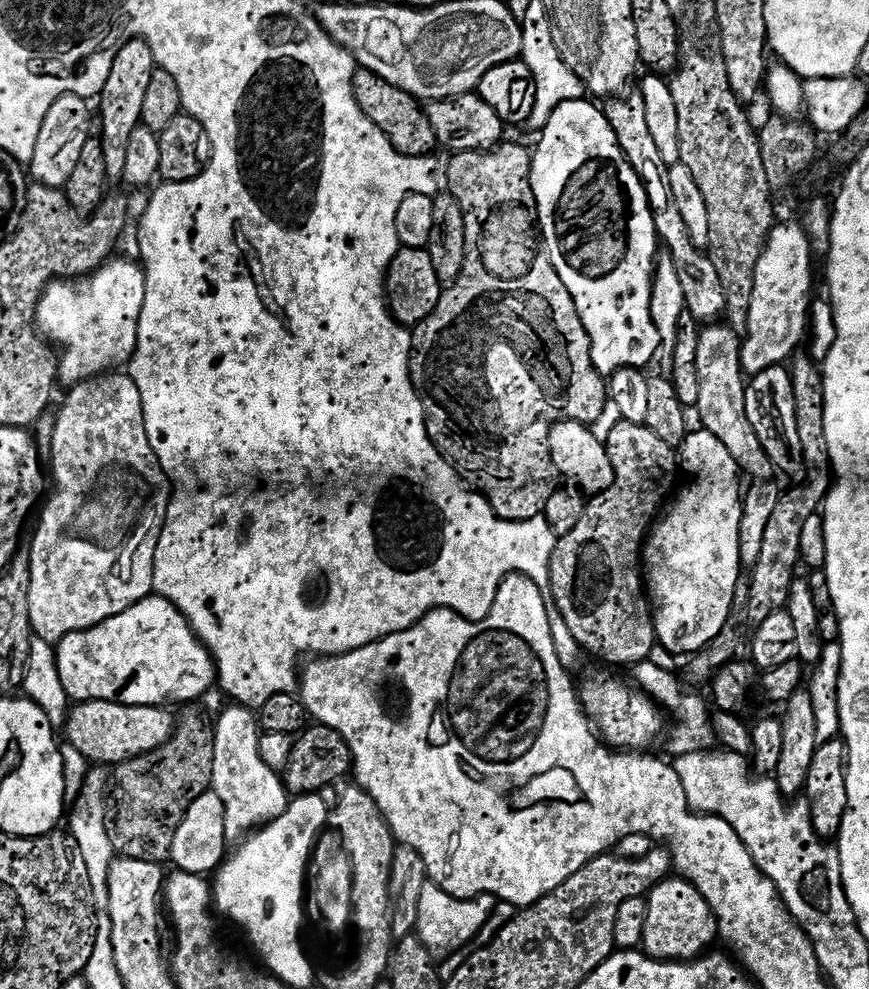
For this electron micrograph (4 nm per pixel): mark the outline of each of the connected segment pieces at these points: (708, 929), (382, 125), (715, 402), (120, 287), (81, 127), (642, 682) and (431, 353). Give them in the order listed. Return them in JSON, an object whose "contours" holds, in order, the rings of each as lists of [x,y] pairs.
{"contours":[[[[669,878],[654,886],[646,897],[646,934],[644,935],[643,951],[654,960],[665,962],[687,962],[697,959],[709,951],[712,943],[717,943],[718,929],[716,915],[710,910],[706,898],[698,894],[698,890],[689,880]]],[[[361,67],[356,69],[352,89],[362,114],[366,114],[366,118],[370,118],[370,122],[374,122],[382,134],[386,134],[394,150],[407,156],[430,156],[437,151],[434,126],[430,126],[425,105],[415,96],[406,94],[406,90],[398,90],[398,86],[390,86],[386,78],[378,78],[378,74]]],[[[712,322],[701,327],[698,338],[698,402],[694,408],[700,411],[703,431],[714,434],[714,438],[730,450],[740,468],[743,480],[738,550],[741,565],[751,570],[761,554],[766,525],[774,514],[774,506],[778,506],[782,487],[779,479],[772,480],[776,472],[774,462],[770,462],[766,450],[762,450],[762,442],[758,442],[758,434],[754,434],[754,426],[750,426],[750,418],[746,418],[746,376],[740,357],[741,343],[741,333],[729,328],[727,323]]],[[[113,258],[90,276],[85,276],[77,282],[53,282],[44,292],[40,305],[36,308],[36,324],[45,337],[48,335],[54,343],[64,344],[64,353],[58,356],[58,380],[61,385],[81,384],[84,380],[92,380],[96,376],[123,369],[131,361],[138,342],[142,302],[146,298],[143,267],[133,260]]],[[[66,94],[46,110],[42,130],[38,134],[38,143],[34,146],[34,158],[30,165],[30,176],[35,183],[51,188],[63,189],[74,174],[78,158],[86,147],[89,136],[94,132],[94,112],[88,109],[89,101],[83,96]]],[[[649,658],[640,664],[631,665],[630,672],[632,672],[633,678],[631,677],[631,679],[634,681],[635,687],[655,700],[670,717],[670,731],[666,736],[669,752],[667,755],[675,758],[711,749],[717,743],[717,738],[716,731],[712,729],[713,713],[708,712],[708,708],[710,710],[709,701],[707,699],[704,701],[699,696],[701,693],[695,687],[685,684],[676,672],[674,674],[670,669],[663,668],[654,661],[655,659]]],[[[501,142],[487,152],[457,152],[451,157],[452,161],[446,164],[447,191],[458,202],[458,206],[462,206],[462,214],[466,218],[466,262],[459,278],[441,291],[435,310],[421,324],[411,329],[412,357],[408,369],[412,375],[412,384],[416,387],[416,393],[419,394],[424,407],[428,433],[436,443],[438,451],[479,495],[488,499],[498,518],[522,522],[532,520],[535,516],[543,516],[546,502],[550,502],[550,498],[558,490],[558,473],[548,445],[553,426],[564,420],[595,425],[595,420],[603,418],[604,407],[609,407],[610,399],[605,377],[600,375],[592,361],[592,343],[582,326],[582,318],[574,306],[574,298],[570,298],[570,290],[566,290],[562,278],[558,278],[558,270],[554,270],[548,252],[544,249],[536,214],[536,199],[530,182],[532,152],[520,144],[508,143]]]]}

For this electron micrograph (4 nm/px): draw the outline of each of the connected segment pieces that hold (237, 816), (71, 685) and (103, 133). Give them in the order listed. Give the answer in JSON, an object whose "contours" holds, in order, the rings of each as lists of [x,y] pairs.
{"contours":[[[[228,706],[215,721],[214,727],[214,774],[211,791],[222,798],[226,810],[226,838],[240,842],[265,825],[272,824],[288,808],[290,793],[284,786],[281,773],[270,770],[262,762],[260,738],[262,729],[253,709]]],[[[155,594],[147,596],[142,602],[130,606],[130,610],[126,610],[122,614],[118,614],[114,618],[110,618],[106,622],[94,626],[90,630],[82,630],[81,632],[75,632],[66,638],[62,638],[60,643],[55,645],[55,653],[58,674],[61,675],[62,686],[65,687],[69,701],[72,702],[105,700],[106,702],[116,702],[117,704],[125,704],[126,706],[173,706],[172,704],[188,706],[196,702],[199,696],[206,695],[217,683],[216,663],[212,661],[212,655],[209,654],[208,647],[196,637],[191,624],[189,624],[182,613],[180,613],[169,600]]],[[[145,40],[126,42],[126,46],[122,46],[122,50],[118,50],[114,58],[114,66],[110,66],[110,78],[106,78],[106,86],[98,97],[98,135],[102,142],[102,154],[106,154],[106,174],[109,181],[123,181],[130,134],[141,127],[146,89],[150,87],[150,74],[154,74],[156,69],[156,59]]]]}

